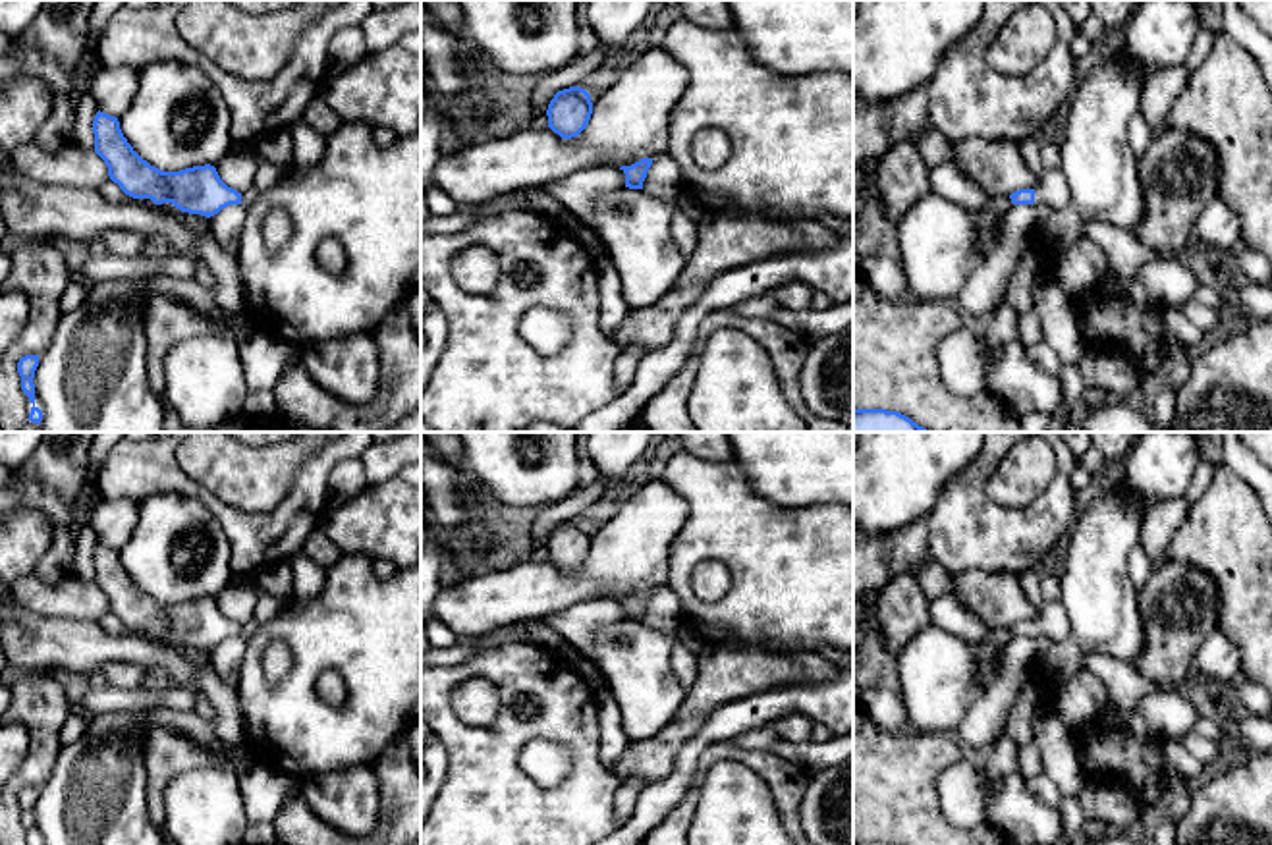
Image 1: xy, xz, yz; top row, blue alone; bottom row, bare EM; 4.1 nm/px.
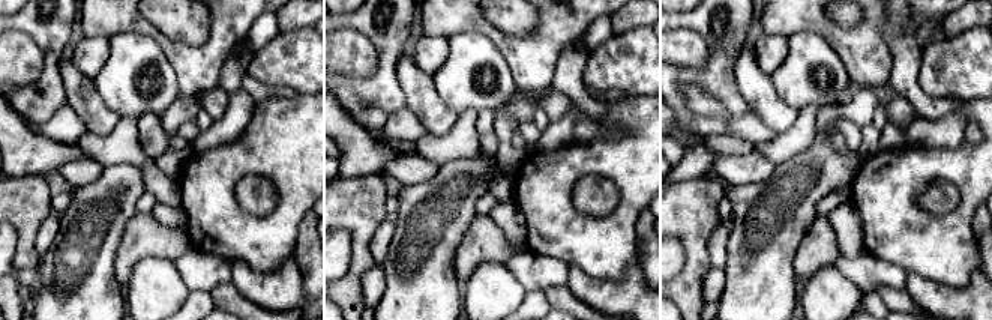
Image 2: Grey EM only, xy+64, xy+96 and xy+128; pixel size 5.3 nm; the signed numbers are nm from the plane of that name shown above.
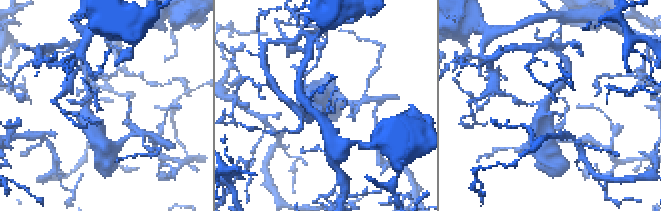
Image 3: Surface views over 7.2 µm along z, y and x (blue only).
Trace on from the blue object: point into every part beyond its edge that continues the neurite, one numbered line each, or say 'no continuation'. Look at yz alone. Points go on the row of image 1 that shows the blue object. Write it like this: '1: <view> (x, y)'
1: yz (1052, 190)

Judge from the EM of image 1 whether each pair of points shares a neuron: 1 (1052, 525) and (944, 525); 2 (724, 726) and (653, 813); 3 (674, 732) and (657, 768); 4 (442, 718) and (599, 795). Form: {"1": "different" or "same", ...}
{"1": "same", "2": "same", "3": "same", "4": "same"}

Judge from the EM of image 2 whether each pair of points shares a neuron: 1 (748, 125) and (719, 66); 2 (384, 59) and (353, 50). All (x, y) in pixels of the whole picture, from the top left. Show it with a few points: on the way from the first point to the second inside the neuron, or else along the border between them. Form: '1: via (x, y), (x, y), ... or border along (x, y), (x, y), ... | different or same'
1: border along (748, 110), (728, 117), (730, 134) | different
2: border along (344, 29), (360, 32), (374, 48) | different

